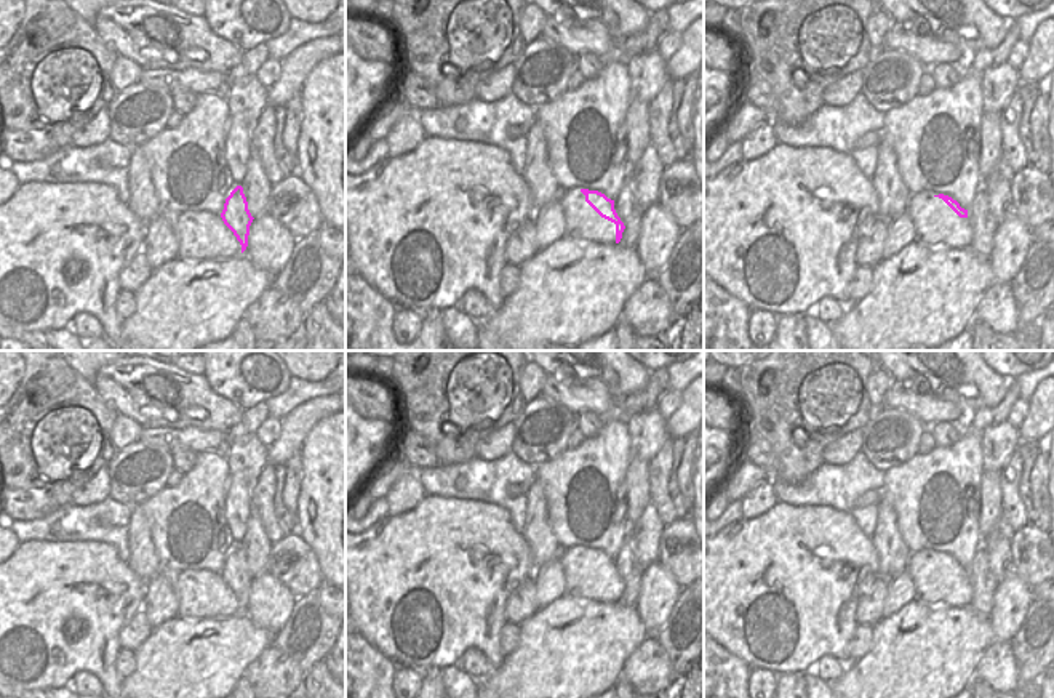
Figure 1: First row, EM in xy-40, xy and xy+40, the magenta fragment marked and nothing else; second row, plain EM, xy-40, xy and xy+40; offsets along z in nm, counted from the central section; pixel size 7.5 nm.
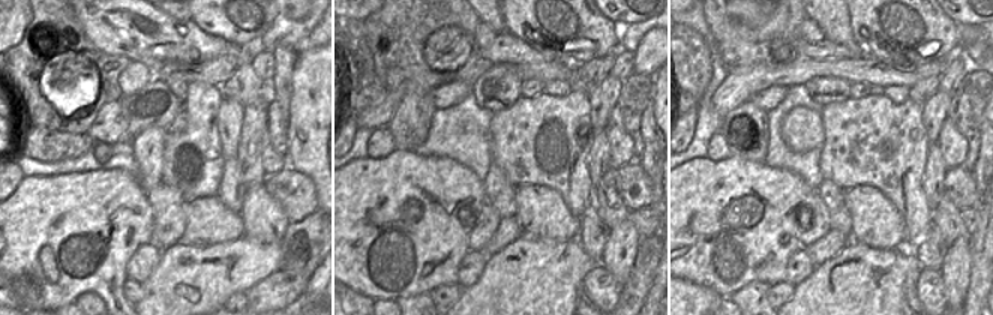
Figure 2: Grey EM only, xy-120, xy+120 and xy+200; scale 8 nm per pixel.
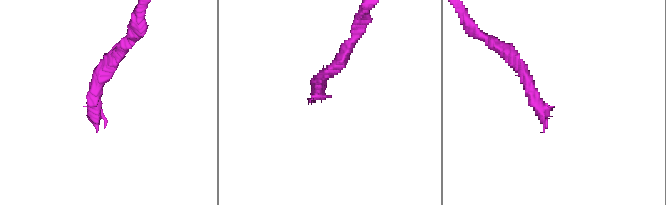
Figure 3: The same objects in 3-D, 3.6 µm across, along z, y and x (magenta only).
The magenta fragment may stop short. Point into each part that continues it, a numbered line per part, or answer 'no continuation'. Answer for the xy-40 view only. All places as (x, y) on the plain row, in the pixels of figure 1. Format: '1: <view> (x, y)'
1: xy-40 (259, 556)

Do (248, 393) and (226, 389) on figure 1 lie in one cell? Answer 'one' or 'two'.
one

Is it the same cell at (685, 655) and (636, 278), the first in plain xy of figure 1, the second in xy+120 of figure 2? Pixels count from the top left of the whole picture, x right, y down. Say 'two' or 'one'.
one

